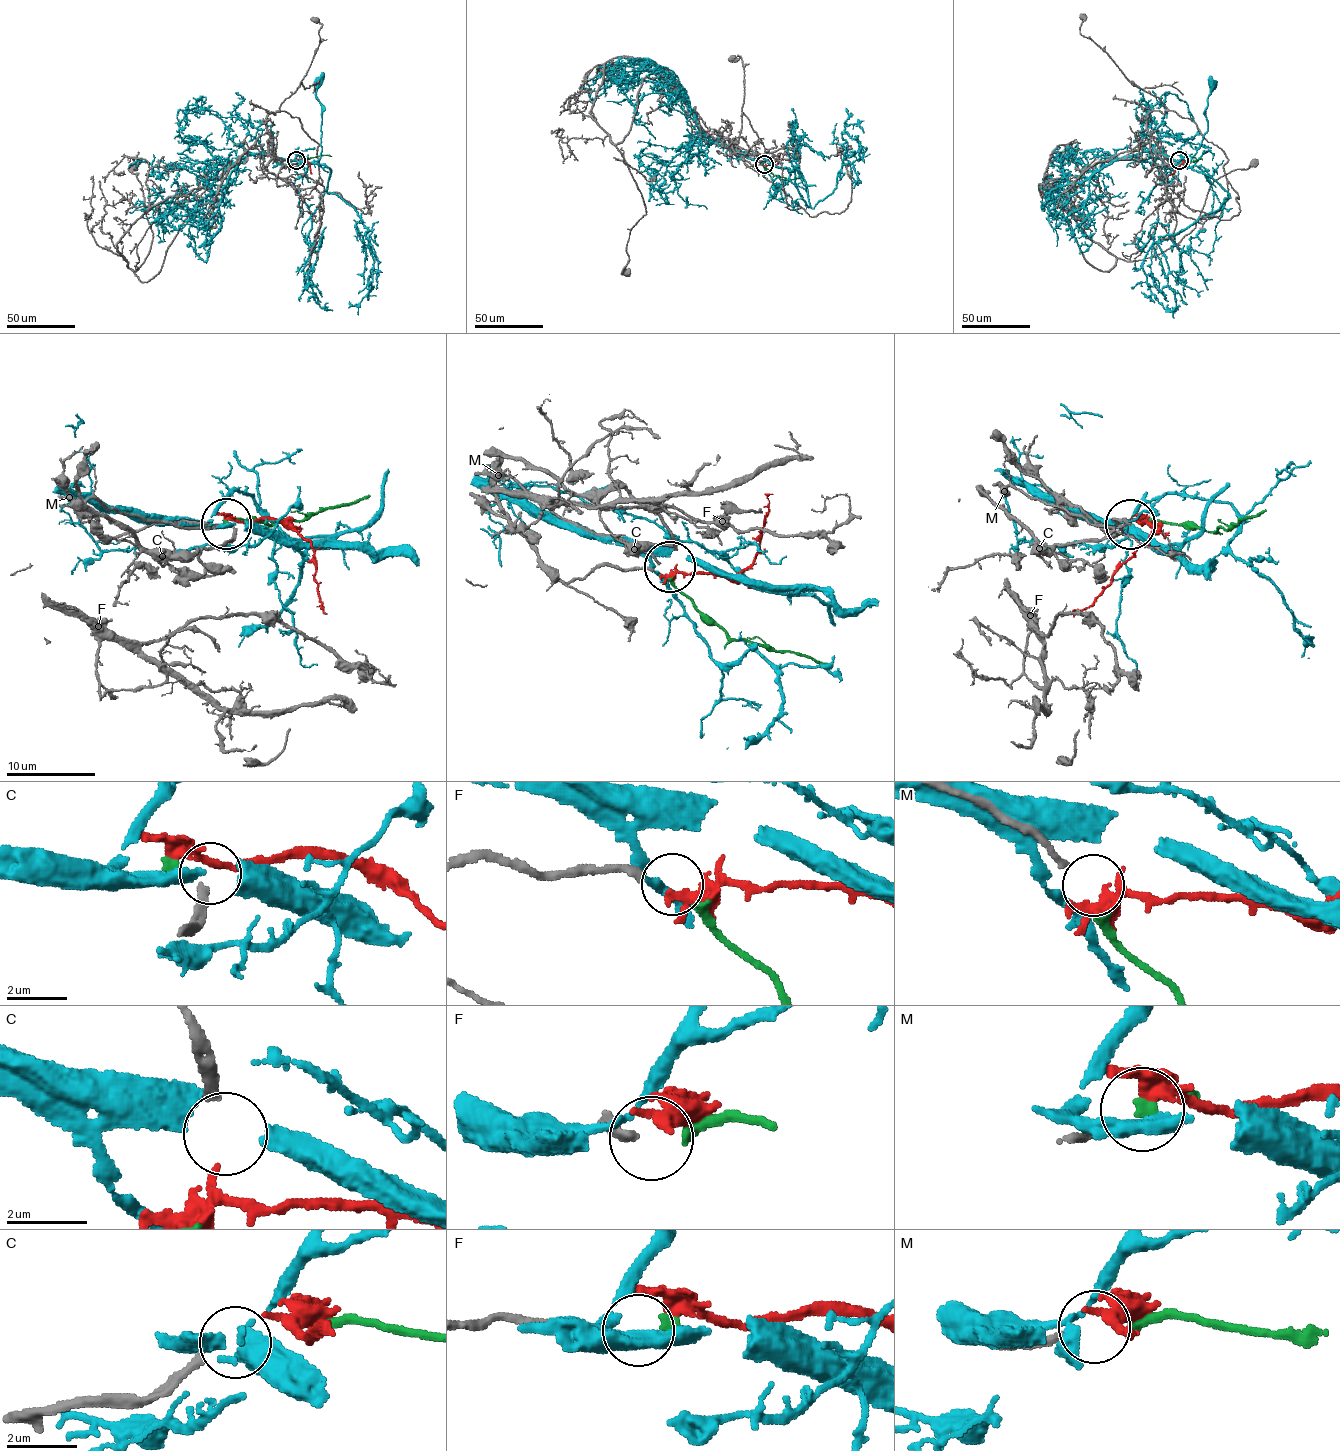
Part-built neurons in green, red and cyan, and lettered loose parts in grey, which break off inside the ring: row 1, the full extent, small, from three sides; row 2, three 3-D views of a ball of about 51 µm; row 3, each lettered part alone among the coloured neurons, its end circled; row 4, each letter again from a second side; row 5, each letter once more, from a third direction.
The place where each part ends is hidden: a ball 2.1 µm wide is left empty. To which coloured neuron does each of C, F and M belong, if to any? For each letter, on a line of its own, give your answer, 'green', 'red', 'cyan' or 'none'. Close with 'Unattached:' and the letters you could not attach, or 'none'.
C: none
F: red
M: green
Unattached: C

